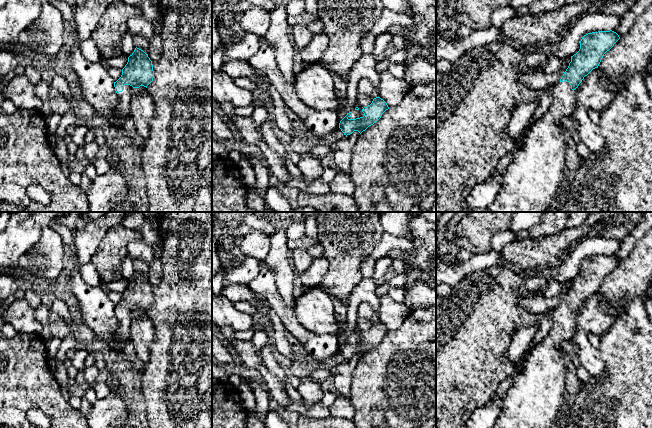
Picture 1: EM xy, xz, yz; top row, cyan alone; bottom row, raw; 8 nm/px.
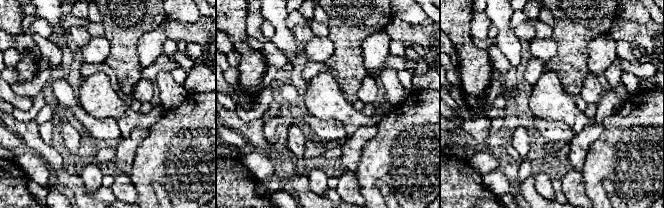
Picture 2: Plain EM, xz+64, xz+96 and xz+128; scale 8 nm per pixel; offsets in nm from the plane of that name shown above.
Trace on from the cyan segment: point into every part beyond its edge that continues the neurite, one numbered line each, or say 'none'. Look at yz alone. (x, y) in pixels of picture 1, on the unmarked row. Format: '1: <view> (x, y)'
1: yz (534, 400)

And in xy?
1: xy (122, 332)

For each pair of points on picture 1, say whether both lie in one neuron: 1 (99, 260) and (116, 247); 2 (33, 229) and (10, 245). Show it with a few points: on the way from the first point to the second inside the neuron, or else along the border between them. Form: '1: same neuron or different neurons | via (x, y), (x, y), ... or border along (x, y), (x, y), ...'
1: same neuron | via (103, 260), (112, 251)
2: same neuron | via (27, 229), (16, 239)

